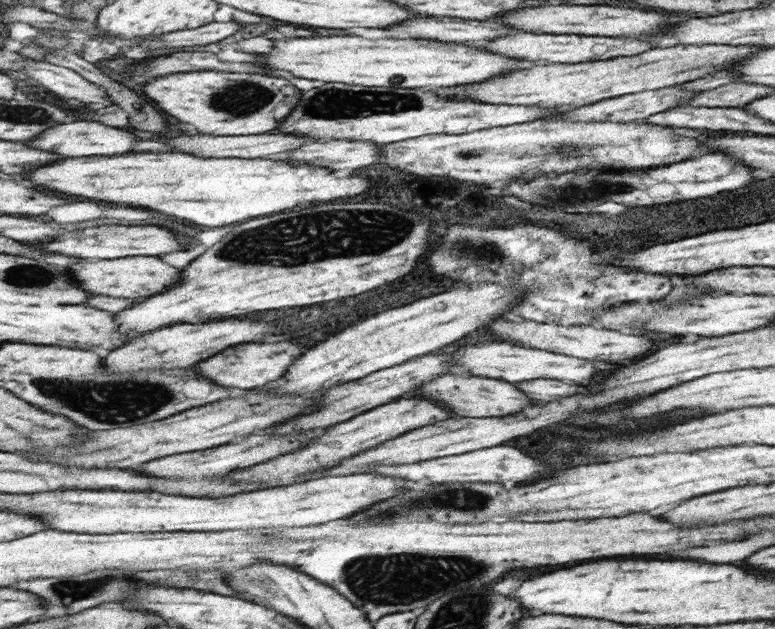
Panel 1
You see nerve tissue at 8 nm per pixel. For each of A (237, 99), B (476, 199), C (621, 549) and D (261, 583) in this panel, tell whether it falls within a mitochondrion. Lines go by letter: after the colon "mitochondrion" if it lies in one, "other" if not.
A: mitochondrion
B: other
C: other
D: mitochondrion

